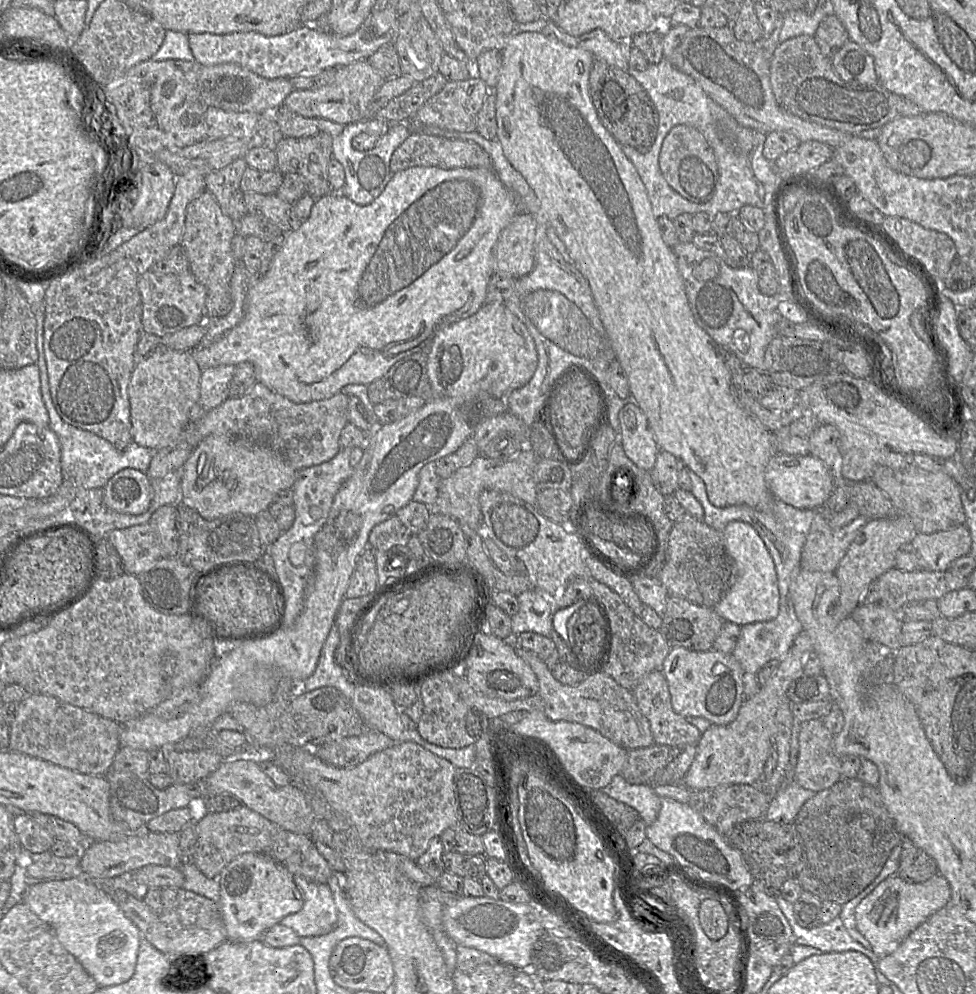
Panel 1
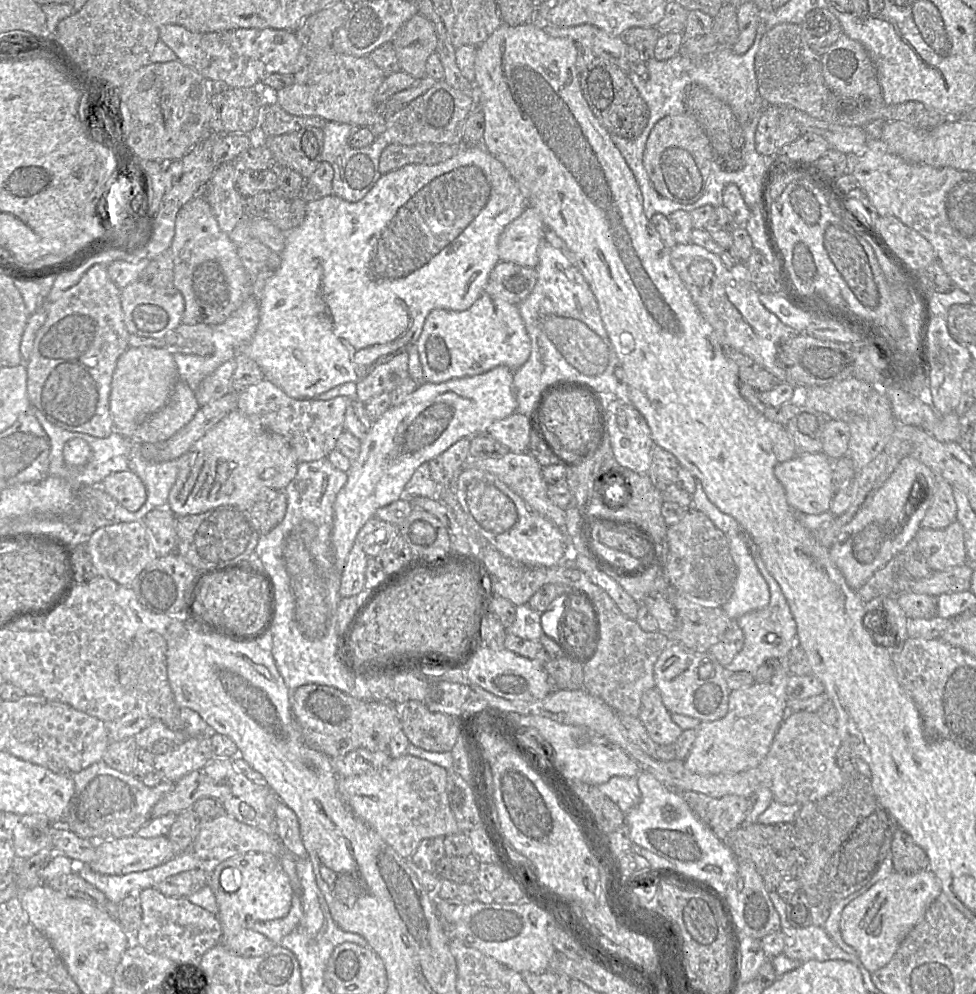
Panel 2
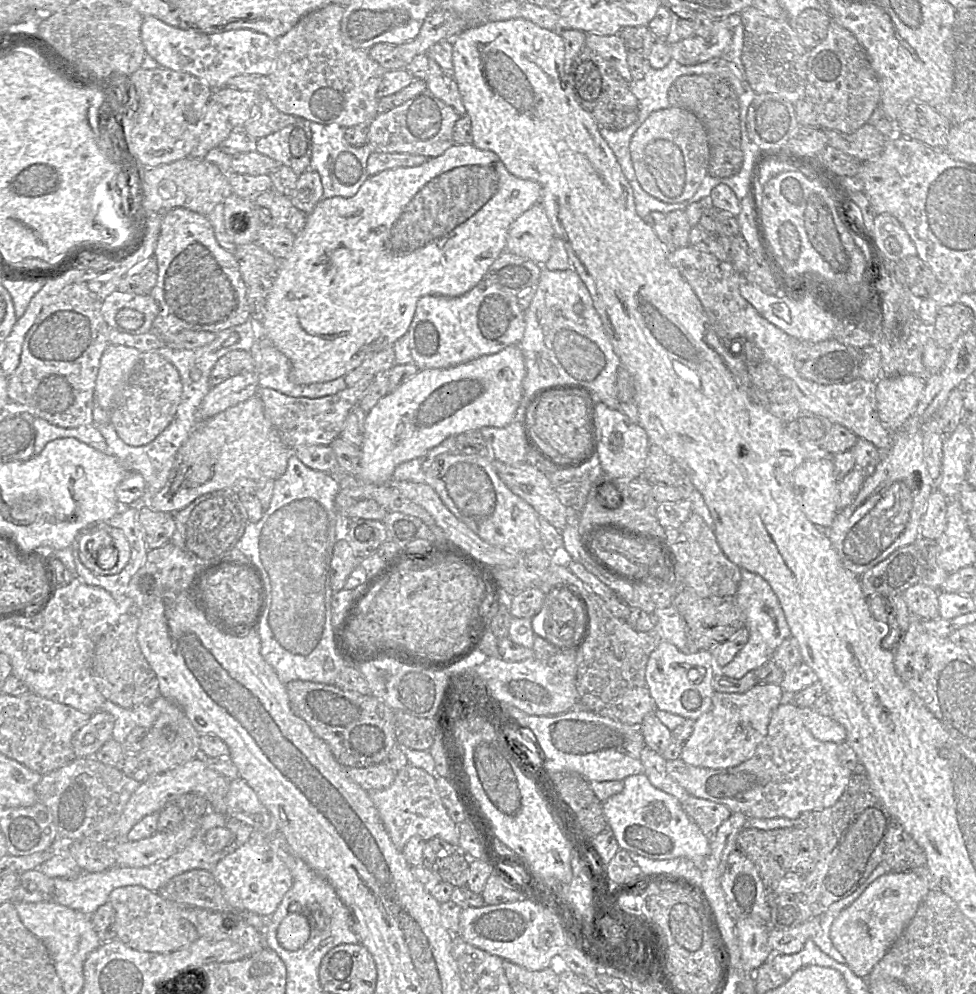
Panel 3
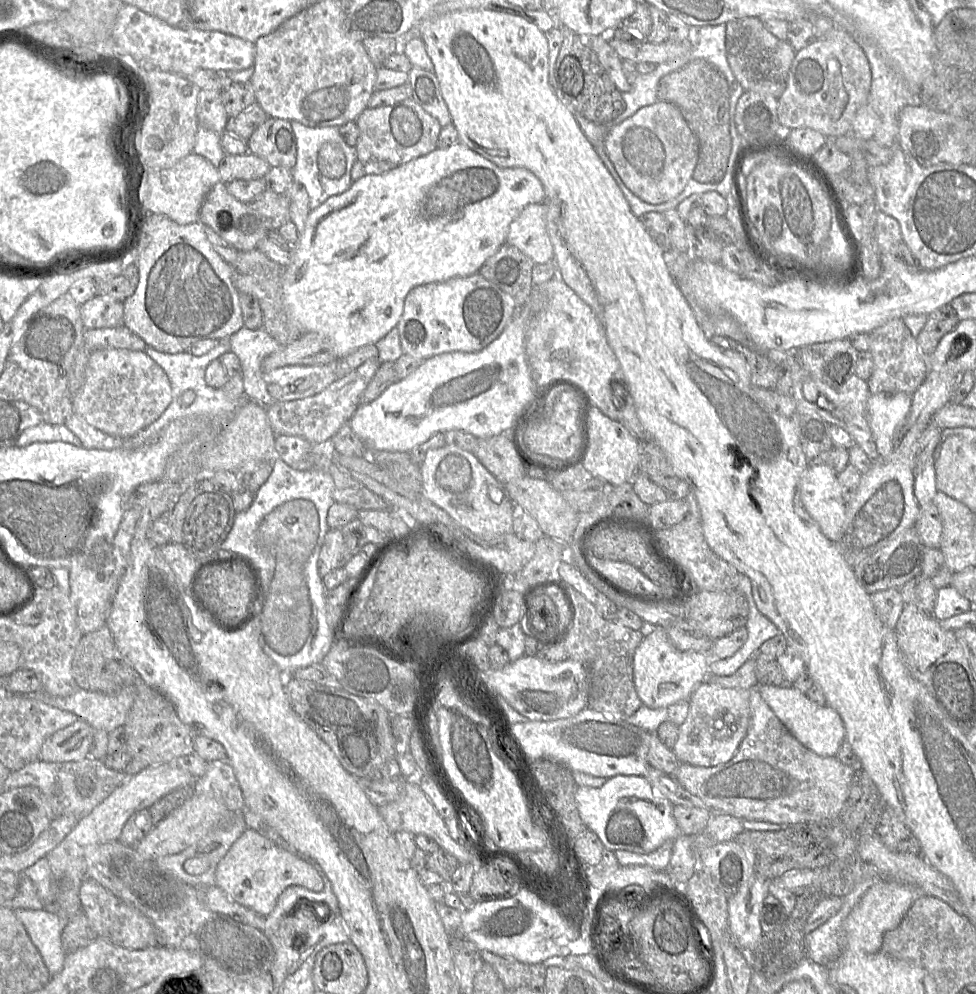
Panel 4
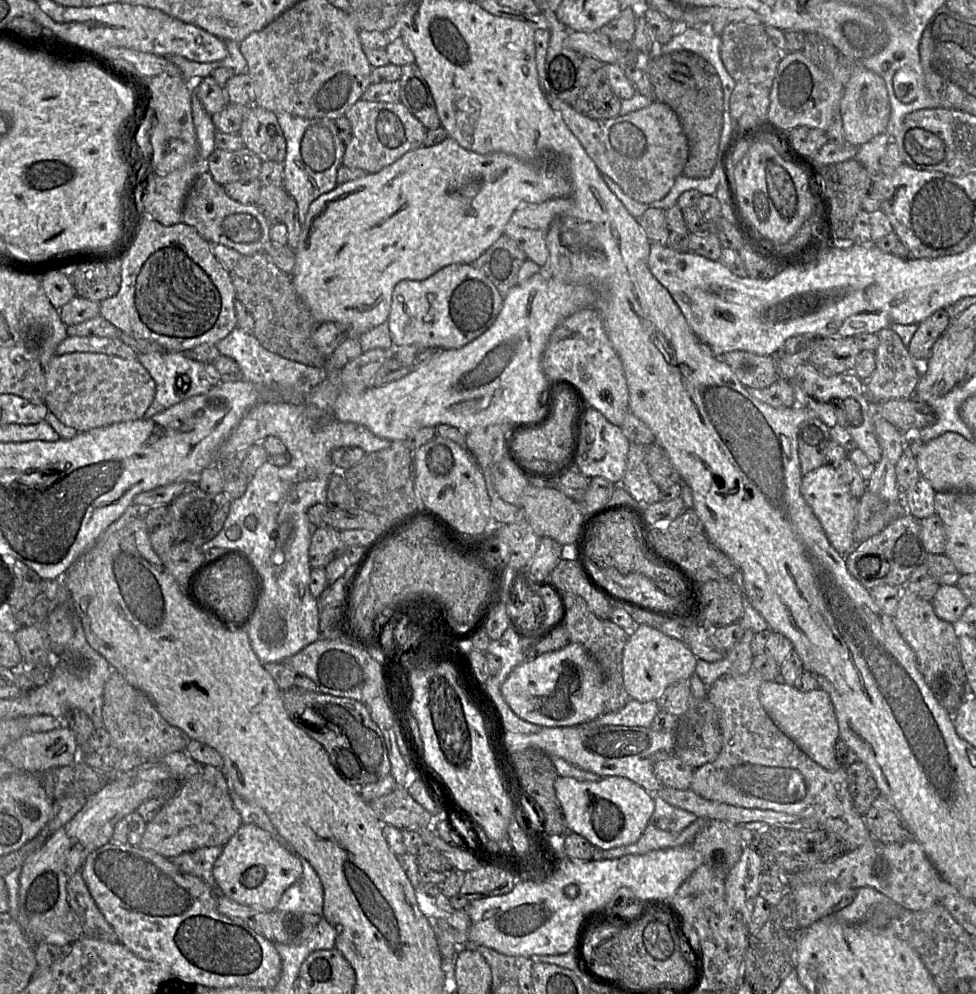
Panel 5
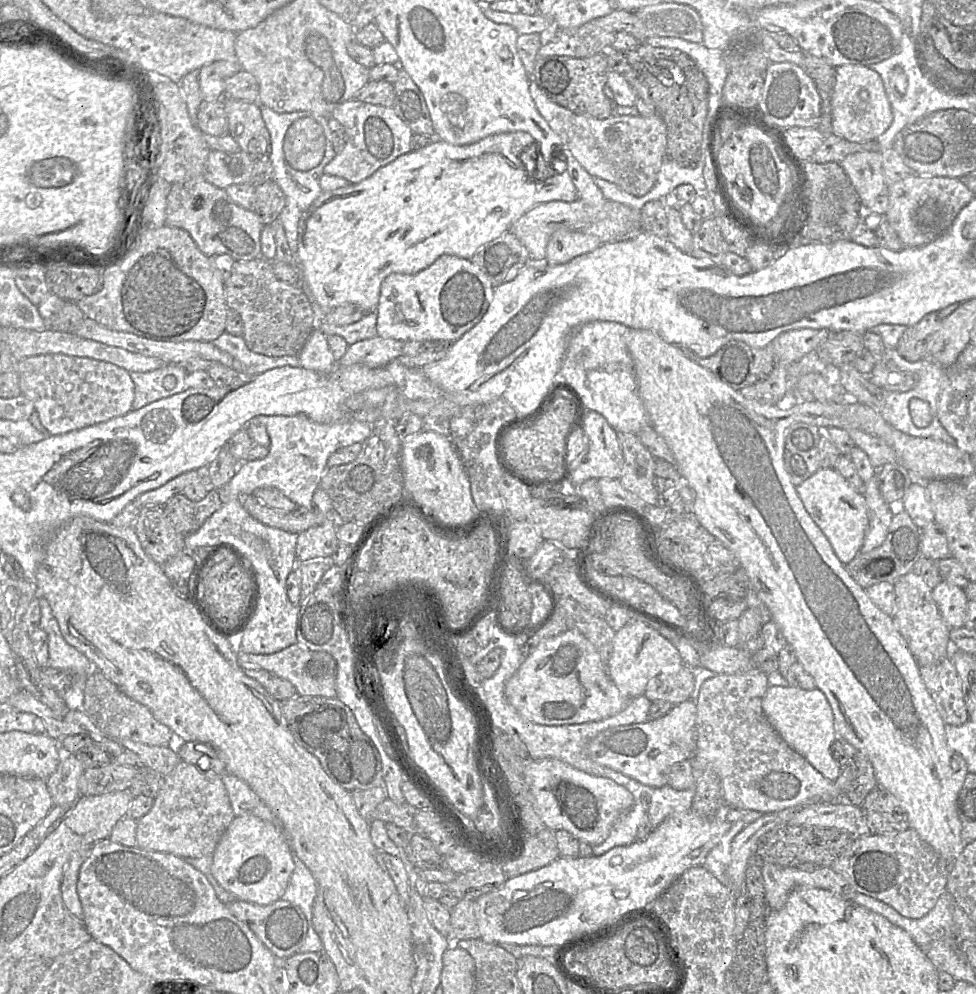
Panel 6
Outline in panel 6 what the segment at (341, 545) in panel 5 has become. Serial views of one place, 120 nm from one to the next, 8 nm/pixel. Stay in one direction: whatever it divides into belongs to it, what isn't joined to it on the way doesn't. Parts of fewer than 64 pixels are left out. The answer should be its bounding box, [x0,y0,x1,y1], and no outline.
[295,522,339,563]

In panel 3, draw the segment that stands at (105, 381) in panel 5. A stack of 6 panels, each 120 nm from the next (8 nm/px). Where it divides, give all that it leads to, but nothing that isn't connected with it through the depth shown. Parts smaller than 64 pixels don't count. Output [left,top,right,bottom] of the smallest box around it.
[110,351,182,446]

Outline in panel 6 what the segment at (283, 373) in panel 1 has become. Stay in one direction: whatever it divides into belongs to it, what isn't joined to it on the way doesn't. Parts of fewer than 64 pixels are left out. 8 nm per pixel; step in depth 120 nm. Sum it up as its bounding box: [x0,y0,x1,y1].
[297,132,579,313]

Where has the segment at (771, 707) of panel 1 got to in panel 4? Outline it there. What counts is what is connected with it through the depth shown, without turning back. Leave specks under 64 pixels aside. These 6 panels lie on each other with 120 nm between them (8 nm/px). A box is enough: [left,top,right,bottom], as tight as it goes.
[673,681,751,766]

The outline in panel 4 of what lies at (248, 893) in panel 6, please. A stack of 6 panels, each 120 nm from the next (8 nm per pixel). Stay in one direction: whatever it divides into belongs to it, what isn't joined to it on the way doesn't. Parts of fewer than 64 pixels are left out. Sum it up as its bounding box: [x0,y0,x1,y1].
[216,828,324,917]

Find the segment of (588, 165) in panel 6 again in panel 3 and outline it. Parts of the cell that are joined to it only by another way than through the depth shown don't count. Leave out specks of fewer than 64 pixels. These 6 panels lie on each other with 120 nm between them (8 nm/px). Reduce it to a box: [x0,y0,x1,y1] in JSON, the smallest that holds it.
[629,107,710,203]

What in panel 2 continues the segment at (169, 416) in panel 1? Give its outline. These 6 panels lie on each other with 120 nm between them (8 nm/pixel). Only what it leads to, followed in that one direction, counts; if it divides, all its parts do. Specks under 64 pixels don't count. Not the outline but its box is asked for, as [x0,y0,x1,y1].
[110,347,178,439]

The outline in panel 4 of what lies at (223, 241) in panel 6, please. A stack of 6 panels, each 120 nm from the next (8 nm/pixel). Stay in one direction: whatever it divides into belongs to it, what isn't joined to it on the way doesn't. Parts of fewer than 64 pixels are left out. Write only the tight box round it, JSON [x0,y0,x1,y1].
[197,181,270,252]

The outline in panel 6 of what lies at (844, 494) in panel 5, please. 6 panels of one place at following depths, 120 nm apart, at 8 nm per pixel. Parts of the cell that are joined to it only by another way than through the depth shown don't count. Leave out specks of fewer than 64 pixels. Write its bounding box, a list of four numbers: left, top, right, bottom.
[796,468,869,565]

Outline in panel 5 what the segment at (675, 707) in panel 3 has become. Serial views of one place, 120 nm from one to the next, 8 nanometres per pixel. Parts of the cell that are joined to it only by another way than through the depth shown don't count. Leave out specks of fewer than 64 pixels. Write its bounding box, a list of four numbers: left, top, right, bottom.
[622,625,698,702]

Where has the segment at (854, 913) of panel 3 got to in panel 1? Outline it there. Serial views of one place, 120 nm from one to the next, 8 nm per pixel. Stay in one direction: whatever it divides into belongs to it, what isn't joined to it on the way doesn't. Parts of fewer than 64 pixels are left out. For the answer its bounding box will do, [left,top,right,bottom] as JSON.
[855,875,951,958]

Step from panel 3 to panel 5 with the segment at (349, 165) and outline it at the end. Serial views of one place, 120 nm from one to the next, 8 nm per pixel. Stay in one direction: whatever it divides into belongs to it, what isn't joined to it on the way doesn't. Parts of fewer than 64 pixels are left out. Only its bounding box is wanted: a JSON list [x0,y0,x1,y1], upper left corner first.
[275,112,346,230]

